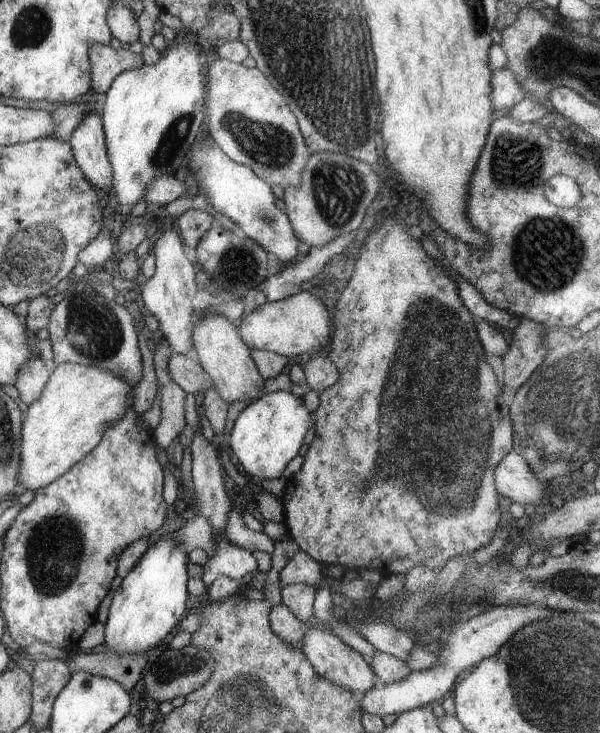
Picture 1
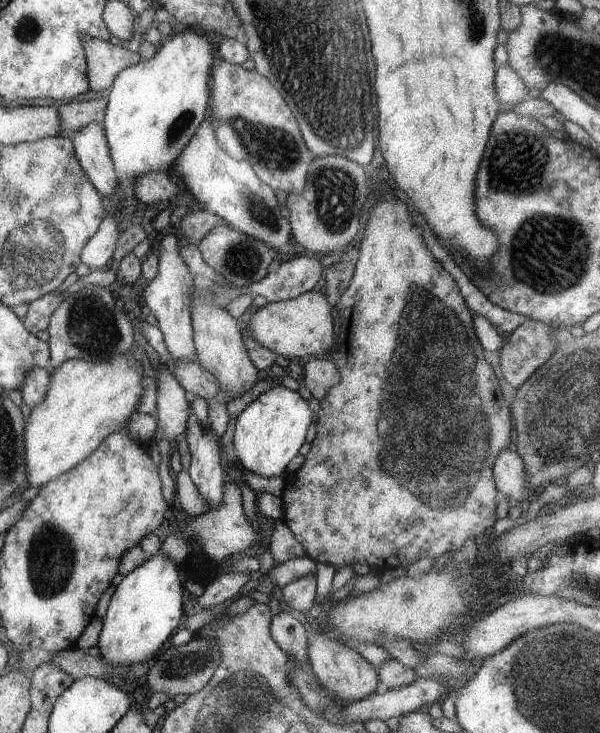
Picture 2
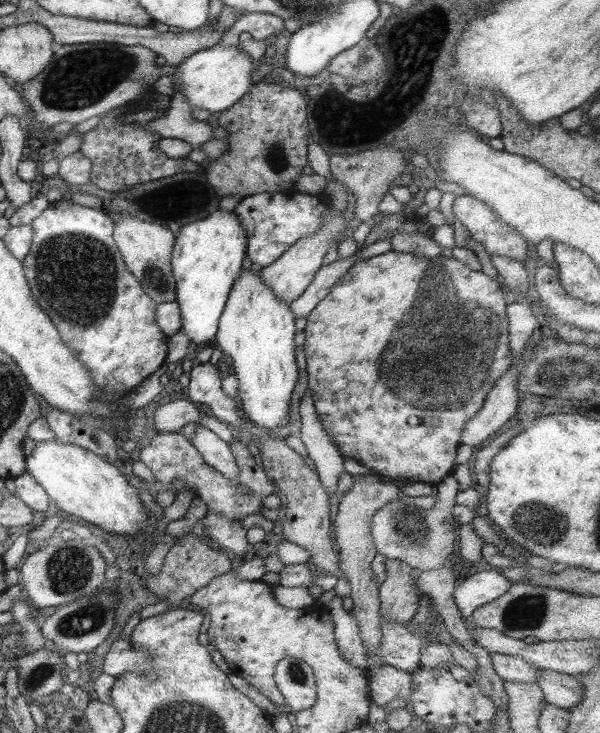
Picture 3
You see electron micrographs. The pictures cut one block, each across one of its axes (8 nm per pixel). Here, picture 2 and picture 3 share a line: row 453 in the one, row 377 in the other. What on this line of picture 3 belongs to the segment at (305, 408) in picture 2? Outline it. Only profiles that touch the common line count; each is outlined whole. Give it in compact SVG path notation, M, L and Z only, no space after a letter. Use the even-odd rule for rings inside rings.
M242 270L228 296L215 338L224 356L229 356L233 360L234 372L238 380L238 401L243 412L255 425L274 429L278 426L286 426L290 422L290 396L299 378L294 349L296 332L295 316L290 304L276 298L274 290L262 282L259 272Z

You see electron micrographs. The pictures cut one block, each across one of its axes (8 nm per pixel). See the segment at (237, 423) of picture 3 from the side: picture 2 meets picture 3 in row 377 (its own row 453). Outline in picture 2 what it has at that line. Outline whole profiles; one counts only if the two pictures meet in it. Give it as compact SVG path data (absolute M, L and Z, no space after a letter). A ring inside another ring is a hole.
M194 414L187 420L187 443L191 452L189 475L197 486L204 502L212 508L218 508L224 500L224 455L218 445L218 437L209 428L206 429Z

